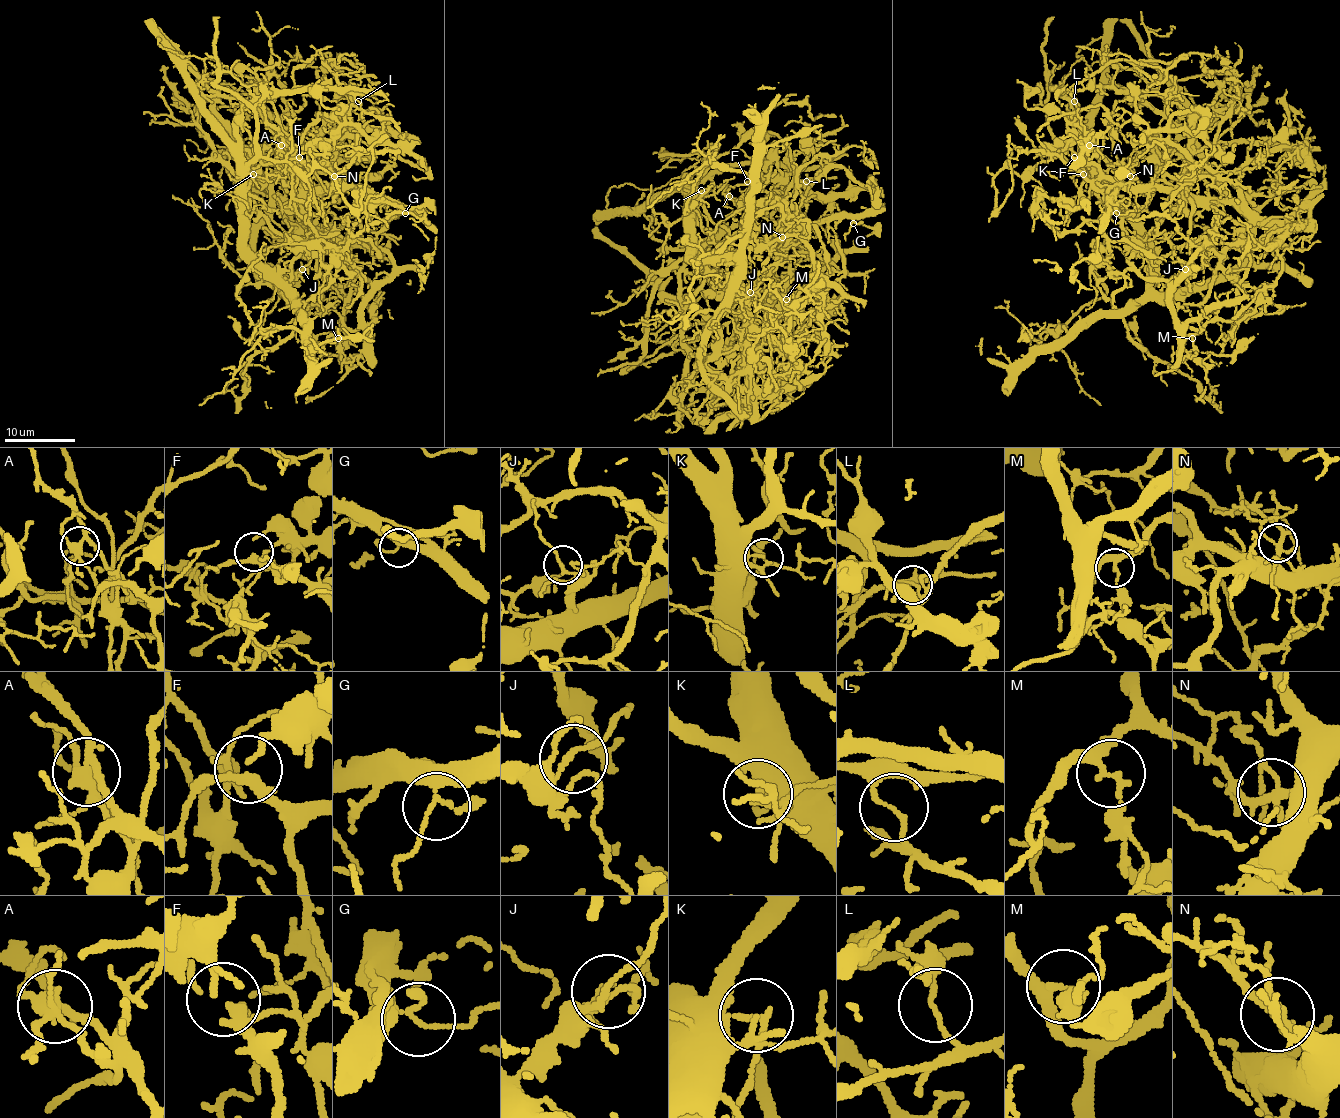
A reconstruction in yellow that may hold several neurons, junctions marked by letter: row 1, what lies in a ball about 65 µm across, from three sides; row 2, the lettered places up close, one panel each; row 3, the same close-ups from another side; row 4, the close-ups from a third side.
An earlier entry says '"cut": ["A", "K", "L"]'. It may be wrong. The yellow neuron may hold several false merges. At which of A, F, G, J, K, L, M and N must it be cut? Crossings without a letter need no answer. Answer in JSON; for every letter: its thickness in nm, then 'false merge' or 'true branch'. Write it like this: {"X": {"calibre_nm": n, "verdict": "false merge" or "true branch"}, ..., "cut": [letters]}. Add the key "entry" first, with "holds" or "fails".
{"entry": "holds", "A": {"calibre_nm": 320, "verdict": "false merge"}, "F": {"calibre_nm": 240, "verdict": "true branch"}, "G": {"calibre_nm": 170, "verdict": "true branch"}, "J": {"calibre_nm": 140, "verdict": "true branch"}, "K": {"calibre_nm": 120, "verdict": "false merge"}, "L": {"calibre_nm": 120, "verdict": "false merge"}, "M": {"calibre_nm": 190, "verdict": "true branch"}, "N": {"calibre_nm": 200, "verdict": "true branch"}, "cut": ["A", "K", "L"]}

